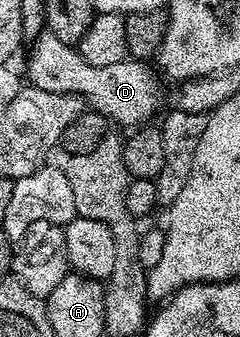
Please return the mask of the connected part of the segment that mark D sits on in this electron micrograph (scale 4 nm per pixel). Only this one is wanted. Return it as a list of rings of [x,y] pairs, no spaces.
[[[43,31],[32,43],[30,62],[26,69],[30,72],[29,84],[40,91],[56,91],[80,95],[95,113],[103,113],[111,122],[138,127],[158,109],[162,101],[162,89],[158,86],[159,74],[149,69],[142,59],[127,59],[112,63],[108,67],[96,67],[79,55],[77,48]]]

